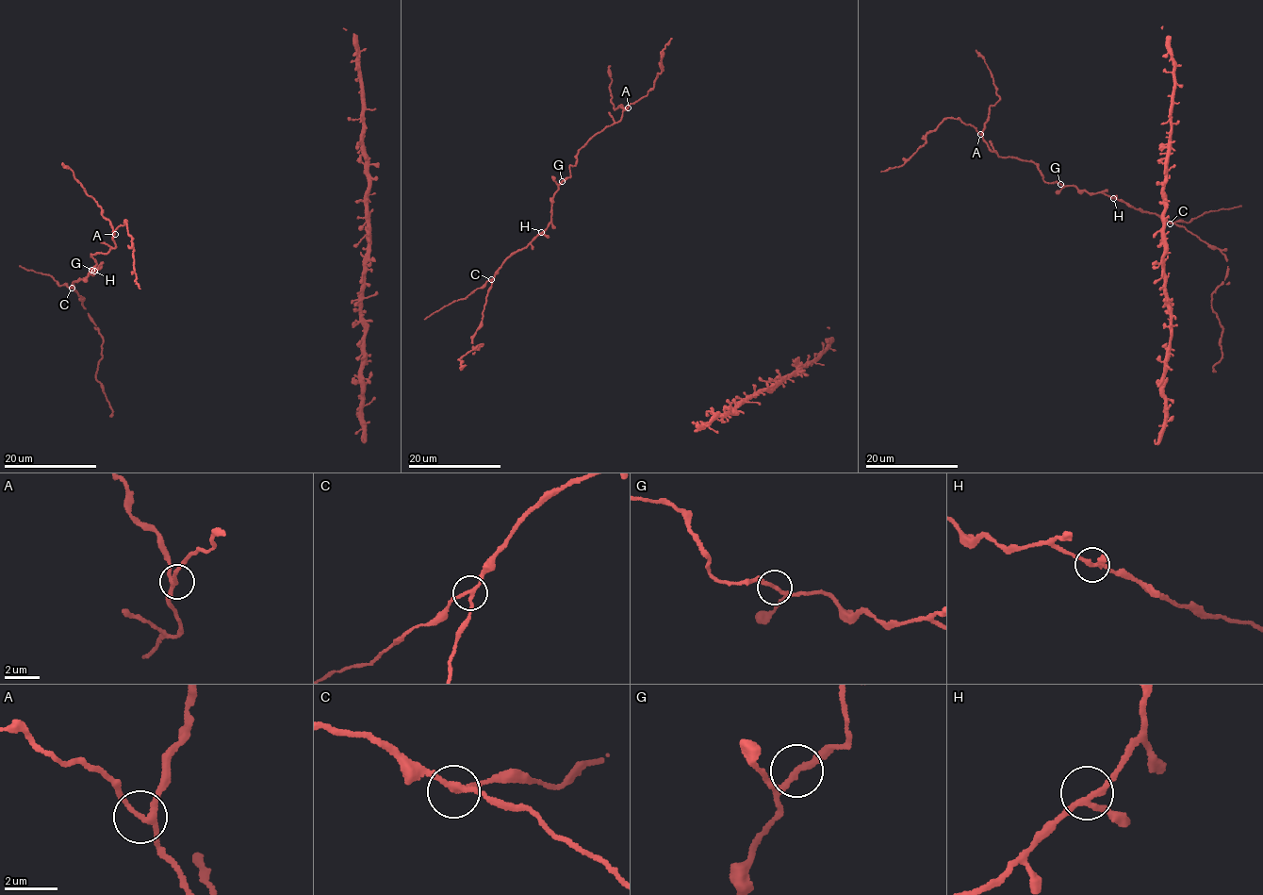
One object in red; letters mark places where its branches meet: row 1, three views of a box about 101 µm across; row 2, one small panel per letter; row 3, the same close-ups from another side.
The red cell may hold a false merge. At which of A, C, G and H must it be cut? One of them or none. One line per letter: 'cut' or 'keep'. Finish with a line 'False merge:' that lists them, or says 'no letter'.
A: keep
C: cut
G: keep
H: keep
False merge: C

